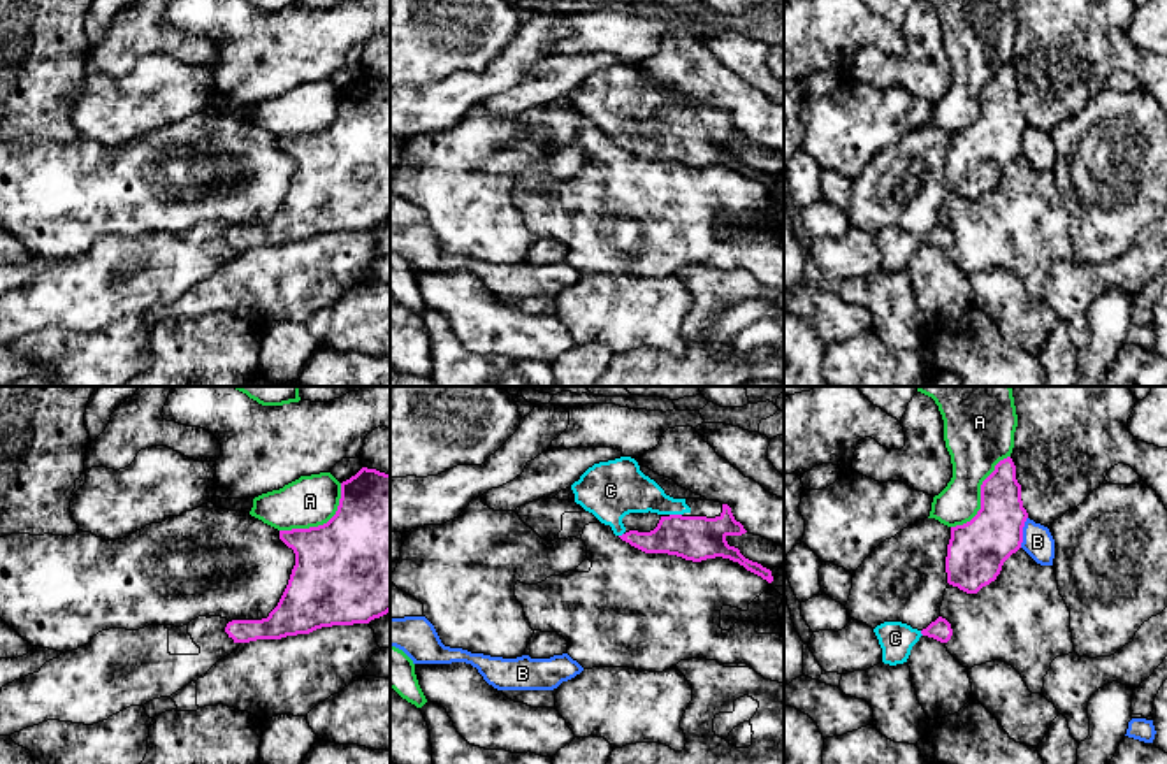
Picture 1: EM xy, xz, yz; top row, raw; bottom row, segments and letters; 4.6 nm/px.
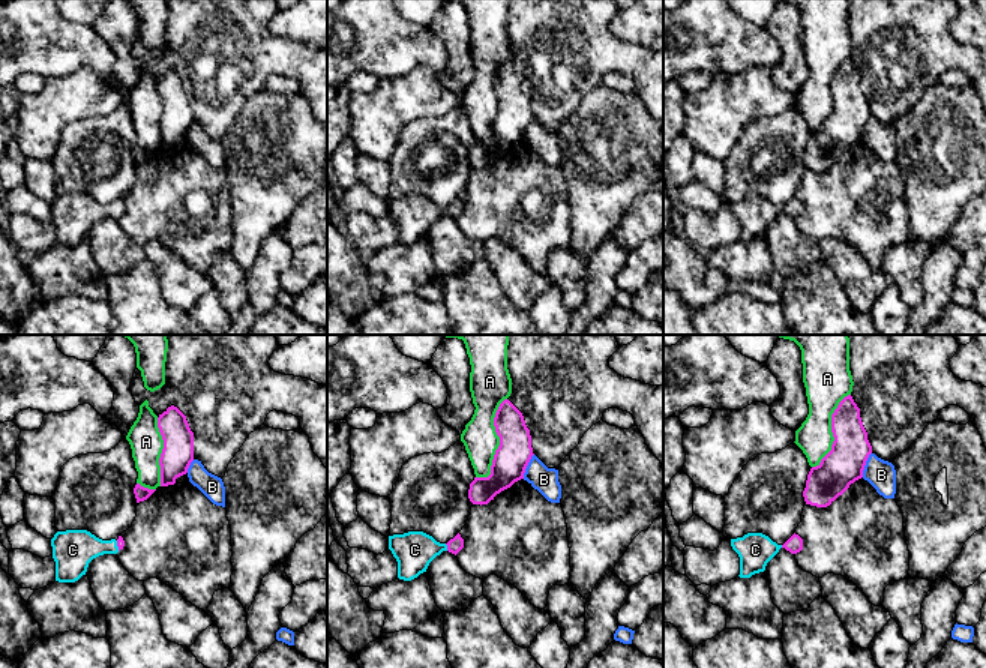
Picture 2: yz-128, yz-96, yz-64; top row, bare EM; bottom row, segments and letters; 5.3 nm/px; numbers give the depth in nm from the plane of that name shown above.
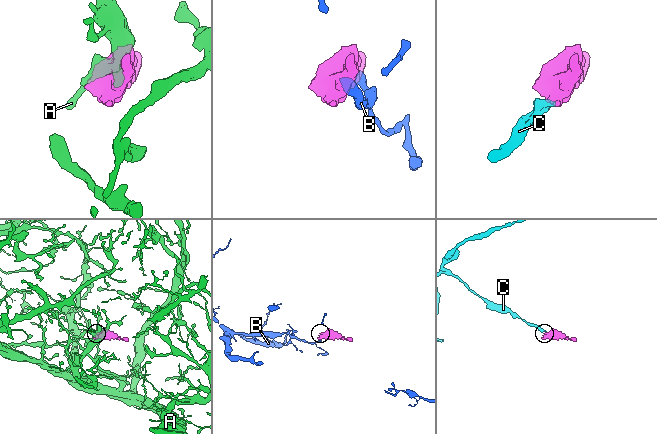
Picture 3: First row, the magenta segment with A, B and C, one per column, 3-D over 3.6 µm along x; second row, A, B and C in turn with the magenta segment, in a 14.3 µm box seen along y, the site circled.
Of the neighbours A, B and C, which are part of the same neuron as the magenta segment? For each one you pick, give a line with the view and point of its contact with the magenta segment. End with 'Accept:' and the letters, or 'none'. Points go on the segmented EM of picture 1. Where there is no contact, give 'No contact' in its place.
C: Touches magenta at xz (675, 515)
Accept: C

